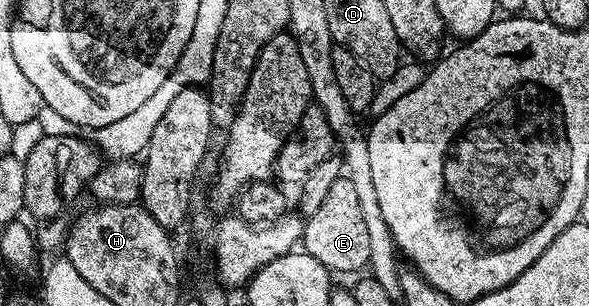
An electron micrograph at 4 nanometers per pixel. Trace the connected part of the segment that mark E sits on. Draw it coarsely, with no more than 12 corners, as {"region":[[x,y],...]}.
{"region":[[342,175],[307,214],[302,249],[336,275],[369,268],[358,190]]}

